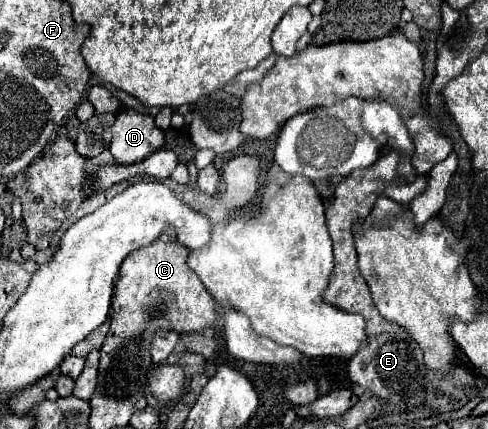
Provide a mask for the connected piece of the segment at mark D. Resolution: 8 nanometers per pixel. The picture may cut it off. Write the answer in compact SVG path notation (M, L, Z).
M125 110L117 114L113 124L113 140L109 150L117 164L135 164L145 160L163 146L163 132L149 114Z

